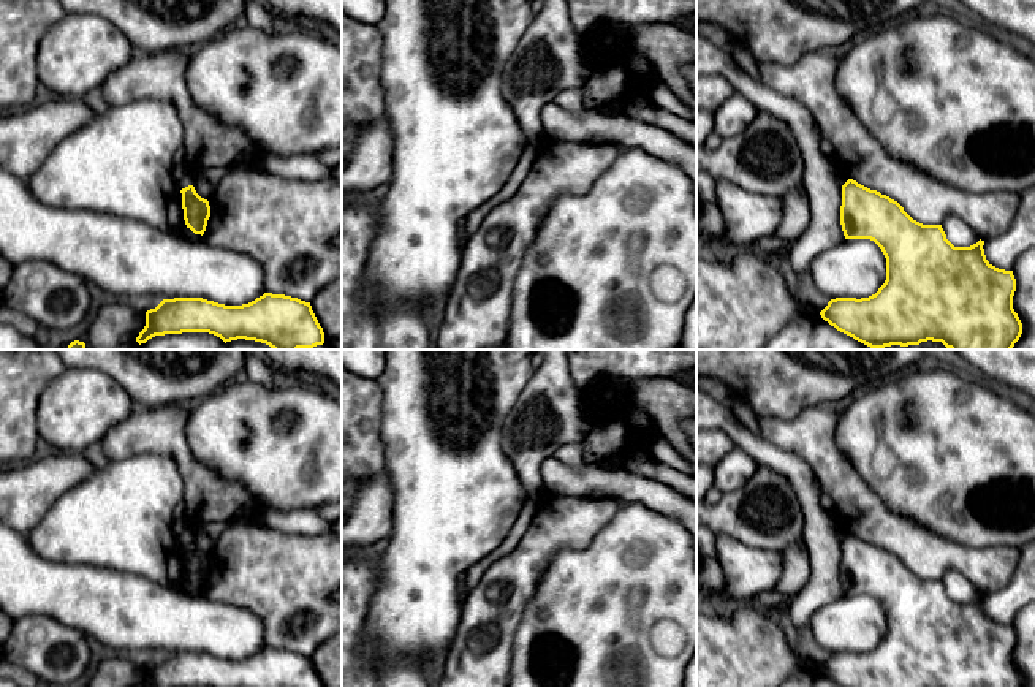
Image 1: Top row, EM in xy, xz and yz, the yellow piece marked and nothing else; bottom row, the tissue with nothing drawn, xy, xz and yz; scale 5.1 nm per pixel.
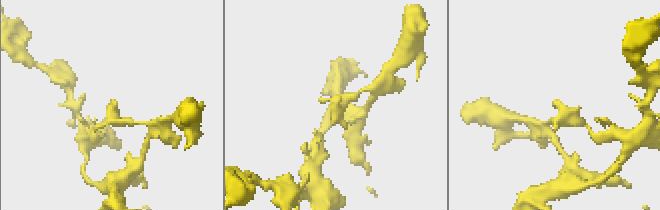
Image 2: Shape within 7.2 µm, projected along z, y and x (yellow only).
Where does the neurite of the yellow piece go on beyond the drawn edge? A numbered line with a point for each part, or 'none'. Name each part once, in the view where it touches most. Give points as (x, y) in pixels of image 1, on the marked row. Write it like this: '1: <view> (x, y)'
none

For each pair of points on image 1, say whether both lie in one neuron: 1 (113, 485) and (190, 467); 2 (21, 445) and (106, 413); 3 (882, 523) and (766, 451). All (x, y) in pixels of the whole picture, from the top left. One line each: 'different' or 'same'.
1: different
2: different
3: different

